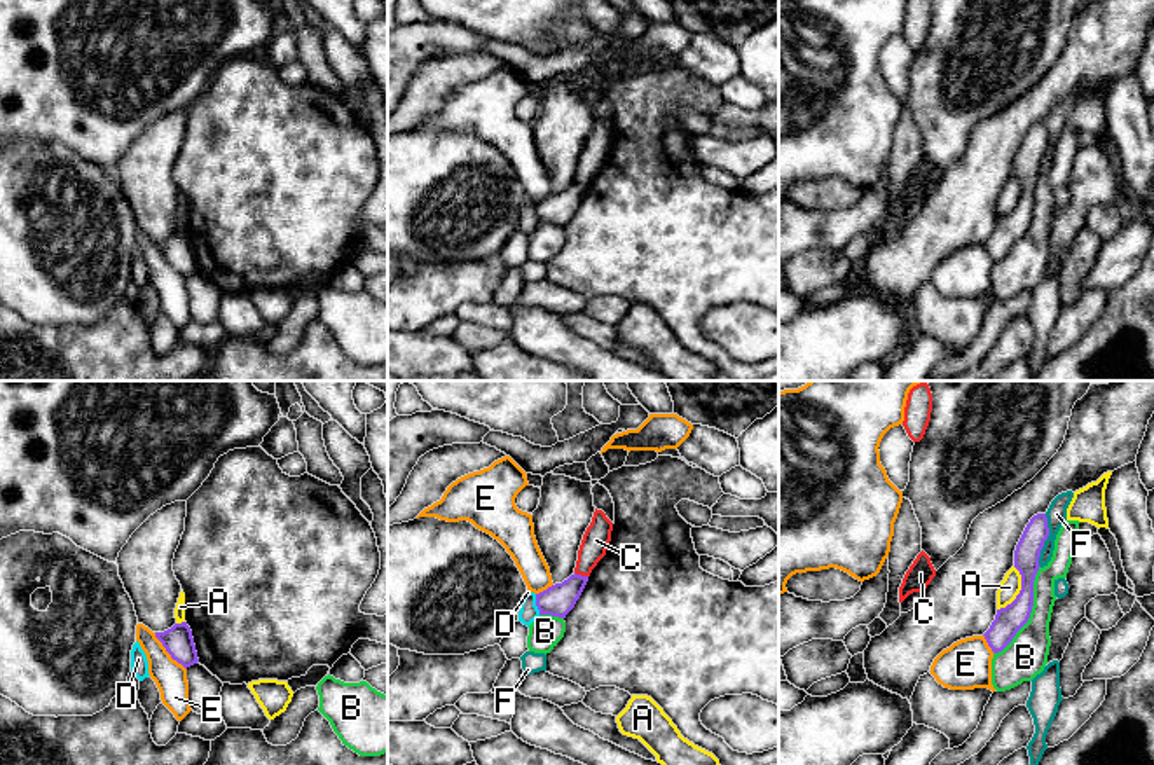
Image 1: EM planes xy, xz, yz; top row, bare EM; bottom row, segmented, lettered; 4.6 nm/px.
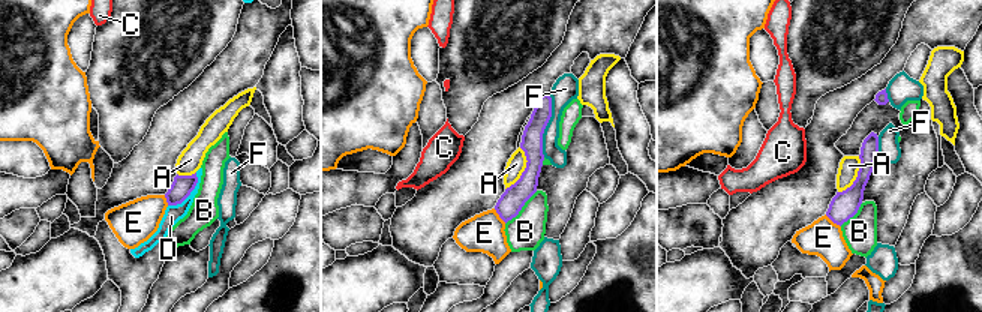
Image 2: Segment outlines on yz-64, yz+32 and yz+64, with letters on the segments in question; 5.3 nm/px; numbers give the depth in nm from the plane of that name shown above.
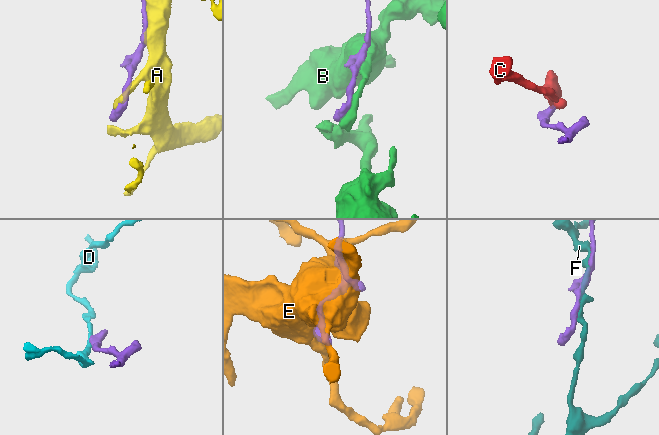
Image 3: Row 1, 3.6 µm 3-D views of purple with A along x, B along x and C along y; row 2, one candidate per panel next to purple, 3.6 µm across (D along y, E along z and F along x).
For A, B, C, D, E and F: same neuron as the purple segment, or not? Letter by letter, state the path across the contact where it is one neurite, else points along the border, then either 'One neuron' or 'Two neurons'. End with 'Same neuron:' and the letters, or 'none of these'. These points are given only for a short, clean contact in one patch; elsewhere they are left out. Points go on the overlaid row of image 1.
A: Two neurons
B: Two neurons
C: Boundary: xz (575, 572), (587, 577). Two neurons
D: Boundary: xz (535, 594), (535, 605), (540, 613). Two neurons
E: Boundary: xy (154, 633), (164, 650), (185, 669). Two neurons
F: Two neurons
Same neuron: none of these

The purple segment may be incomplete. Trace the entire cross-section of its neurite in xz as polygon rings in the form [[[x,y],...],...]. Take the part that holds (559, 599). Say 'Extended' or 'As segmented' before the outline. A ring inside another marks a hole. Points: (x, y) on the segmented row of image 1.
As segmented. [[[571,575],[562,583],[555,583],[546,590],[536,594],[536,606],[539,615],[552,615],[559,618],[566,618],[566,615],[574,608],[580,599],[588,576]]]

